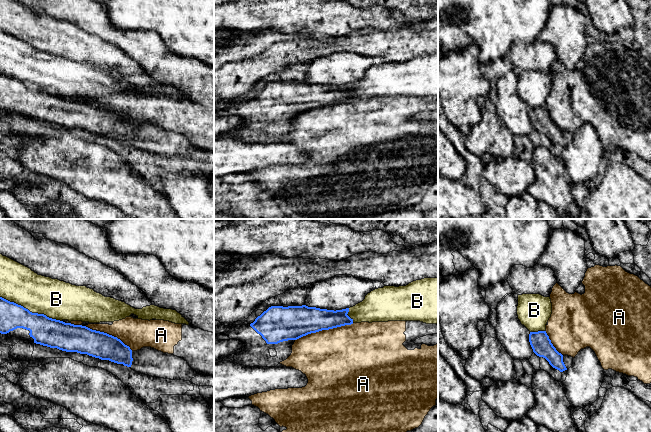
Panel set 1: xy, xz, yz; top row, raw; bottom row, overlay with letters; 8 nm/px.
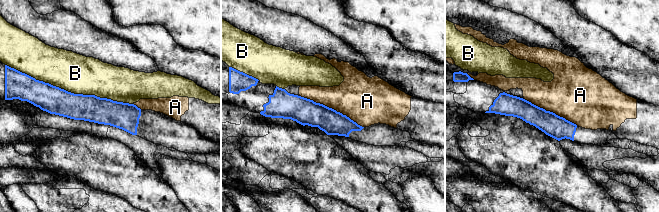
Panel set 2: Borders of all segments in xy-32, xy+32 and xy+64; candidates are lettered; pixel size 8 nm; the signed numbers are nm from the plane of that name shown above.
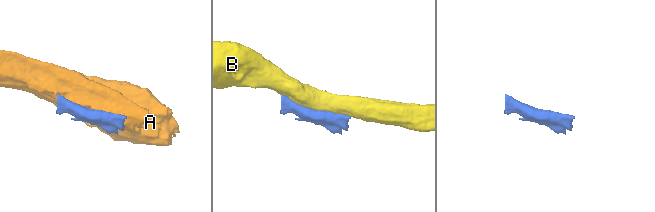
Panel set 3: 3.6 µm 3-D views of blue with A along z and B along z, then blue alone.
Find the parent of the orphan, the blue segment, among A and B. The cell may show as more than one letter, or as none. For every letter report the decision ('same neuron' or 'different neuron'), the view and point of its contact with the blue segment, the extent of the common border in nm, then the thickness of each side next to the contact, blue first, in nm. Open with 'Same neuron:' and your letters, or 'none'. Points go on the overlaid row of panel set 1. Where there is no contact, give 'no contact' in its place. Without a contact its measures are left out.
Same neuron: none
A: different neuron; meets blue in xz at (324, 329); contact 500 nm long; 260 nm thick on the blue side, 480 nm on the other
B: different neuron; meets blue in xy at (31, 312); contact 550 nm long; 220 nm thick on the blue side, 320 nm on the other

